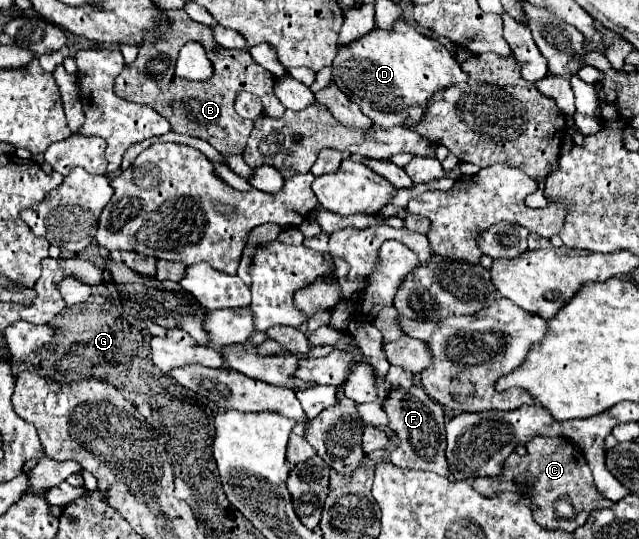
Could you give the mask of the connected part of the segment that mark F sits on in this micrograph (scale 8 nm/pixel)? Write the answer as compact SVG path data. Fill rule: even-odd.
M392 385L388 391L388 397L382 403L382 409L386 411L390 423L388 427L398 435L400 443L398 447L390 453L390 461L398 467L412 467L412 469L422 469L422 471L434 471L444 477L450 475L448 459L446 459L446 439L444 439L444 409L432 401L432 399L422 399L420 395L410 395L410 393L424 393L422 387L412 385L410 389L402 389L398 385Z

